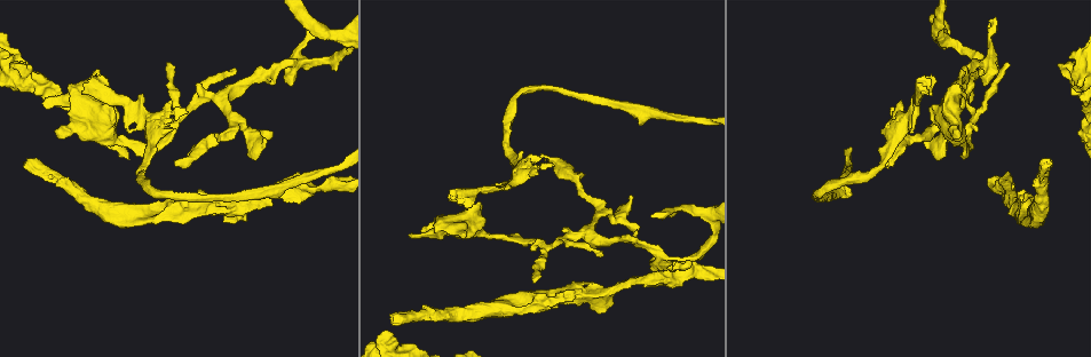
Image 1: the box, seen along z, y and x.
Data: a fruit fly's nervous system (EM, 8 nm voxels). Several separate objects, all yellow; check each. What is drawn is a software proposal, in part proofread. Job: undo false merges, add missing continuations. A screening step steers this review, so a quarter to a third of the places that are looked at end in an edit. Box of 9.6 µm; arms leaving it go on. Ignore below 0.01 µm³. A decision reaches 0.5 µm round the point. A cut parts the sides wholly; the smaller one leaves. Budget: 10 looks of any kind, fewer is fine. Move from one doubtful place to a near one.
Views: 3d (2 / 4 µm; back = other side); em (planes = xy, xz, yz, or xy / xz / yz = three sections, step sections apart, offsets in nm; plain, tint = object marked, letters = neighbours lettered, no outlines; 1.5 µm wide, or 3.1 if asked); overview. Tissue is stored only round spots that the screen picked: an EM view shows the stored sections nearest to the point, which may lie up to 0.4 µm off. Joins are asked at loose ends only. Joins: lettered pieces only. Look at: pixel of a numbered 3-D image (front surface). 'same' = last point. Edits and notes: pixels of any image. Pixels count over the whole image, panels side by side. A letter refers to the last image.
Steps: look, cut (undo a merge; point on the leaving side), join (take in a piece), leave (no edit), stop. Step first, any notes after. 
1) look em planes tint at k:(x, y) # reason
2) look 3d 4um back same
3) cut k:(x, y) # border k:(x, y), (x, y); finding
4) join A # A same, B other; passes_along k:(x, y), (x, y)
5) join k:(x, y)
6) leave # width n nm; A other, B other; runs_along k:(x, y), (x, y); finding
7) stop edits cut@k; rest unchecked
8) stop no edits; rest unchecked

look 3d 4um at 1:(1009, 64) # tapers out

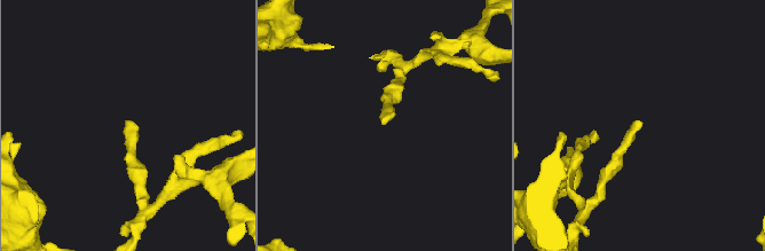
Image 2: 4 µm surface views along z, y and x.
look em planes letters at 2:(127, 121) # shape alone is not enough

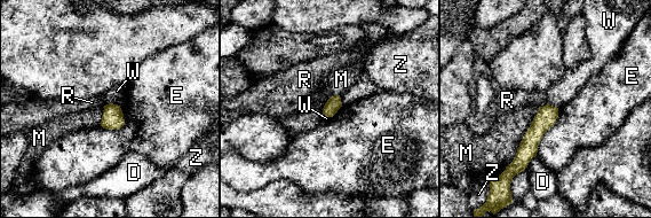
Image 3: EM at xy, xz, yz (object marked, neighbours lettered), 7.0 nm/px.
leave # D other, E other, M other, R other, W other, Z other; runs_along 3:(555, 110), (537, 129), (514, 166); no lettered piece goes on from it

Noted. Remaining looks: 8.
look em xy step 8 letters at 1:(382, 335) # thick end

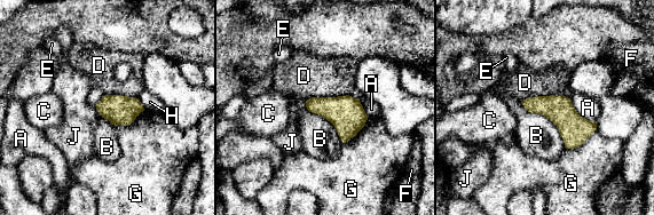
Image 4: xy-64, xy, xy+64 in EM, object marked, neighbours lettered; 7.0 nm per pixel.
leave # A other, B other, C other, D other, E other, F other, G other, H other, J other; border 4:(520, 102), (545, 116), (566, 148); none of them fits

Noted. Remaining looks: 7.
look em xy step 4 plain at 1:(1051, 164) # free end

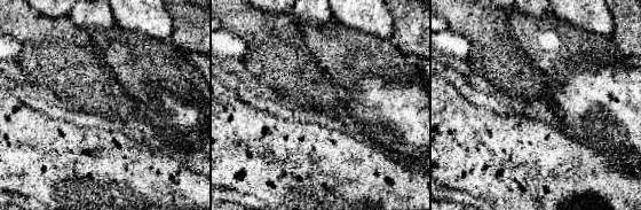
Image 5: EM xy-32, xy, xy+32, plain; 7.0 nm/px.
look em xy step 4 letters same # see the neighbours

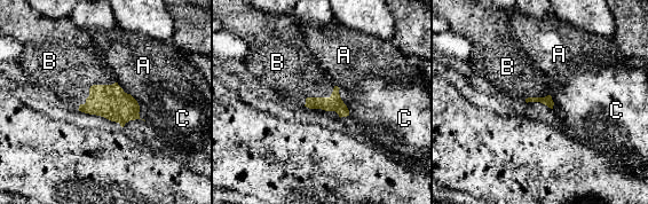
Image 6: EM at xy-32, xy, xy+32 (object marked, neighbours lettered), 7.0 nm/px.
join B # longest_contact B 340 nm; A other, B same, C other; passes_along 6:(110, 101), (91, 87), (66, 68); the neuron continues

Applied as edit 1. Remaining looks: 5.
look overview

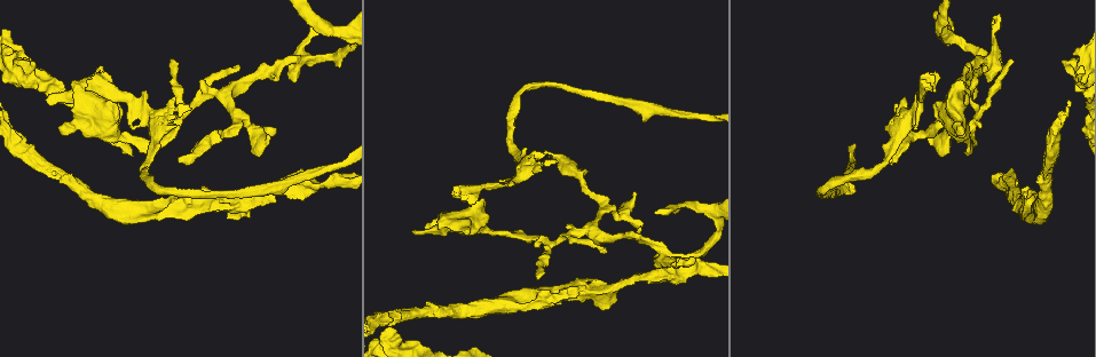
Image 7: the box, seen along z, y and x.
look em planes letters at 7:(275, 134) # an open end

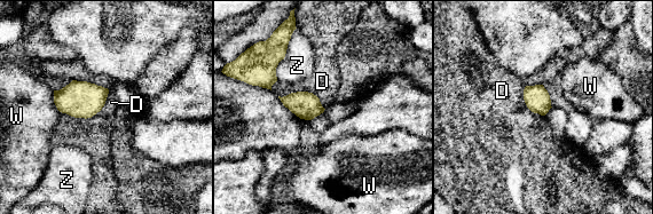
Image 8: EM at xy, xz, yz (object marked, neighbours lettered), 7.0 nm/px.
leave # D other, W other, Z other; border 8:(524, 87), (524, 102), (534, 113); none of them fits

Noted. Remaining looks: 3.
stop edits join@6; rest unchecked

